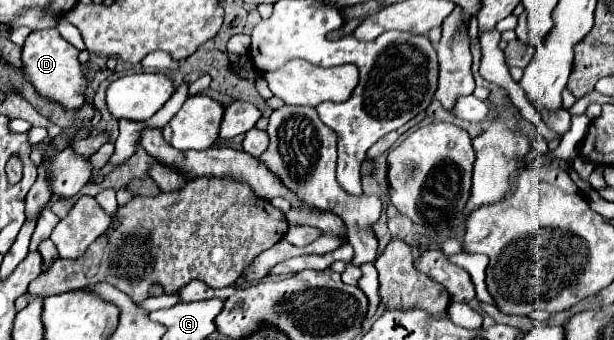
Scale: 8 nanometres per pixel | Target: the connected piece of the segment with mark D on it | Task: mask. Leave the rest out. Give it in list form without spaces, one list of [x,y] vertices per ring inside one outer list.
[[[57,28],[35,30],[29,34],[23,46],[23,76],[45,100],[57,102],[67,110],[79,110],[86,100],[87,76],[77,60],[79,50],[61,38]]]

